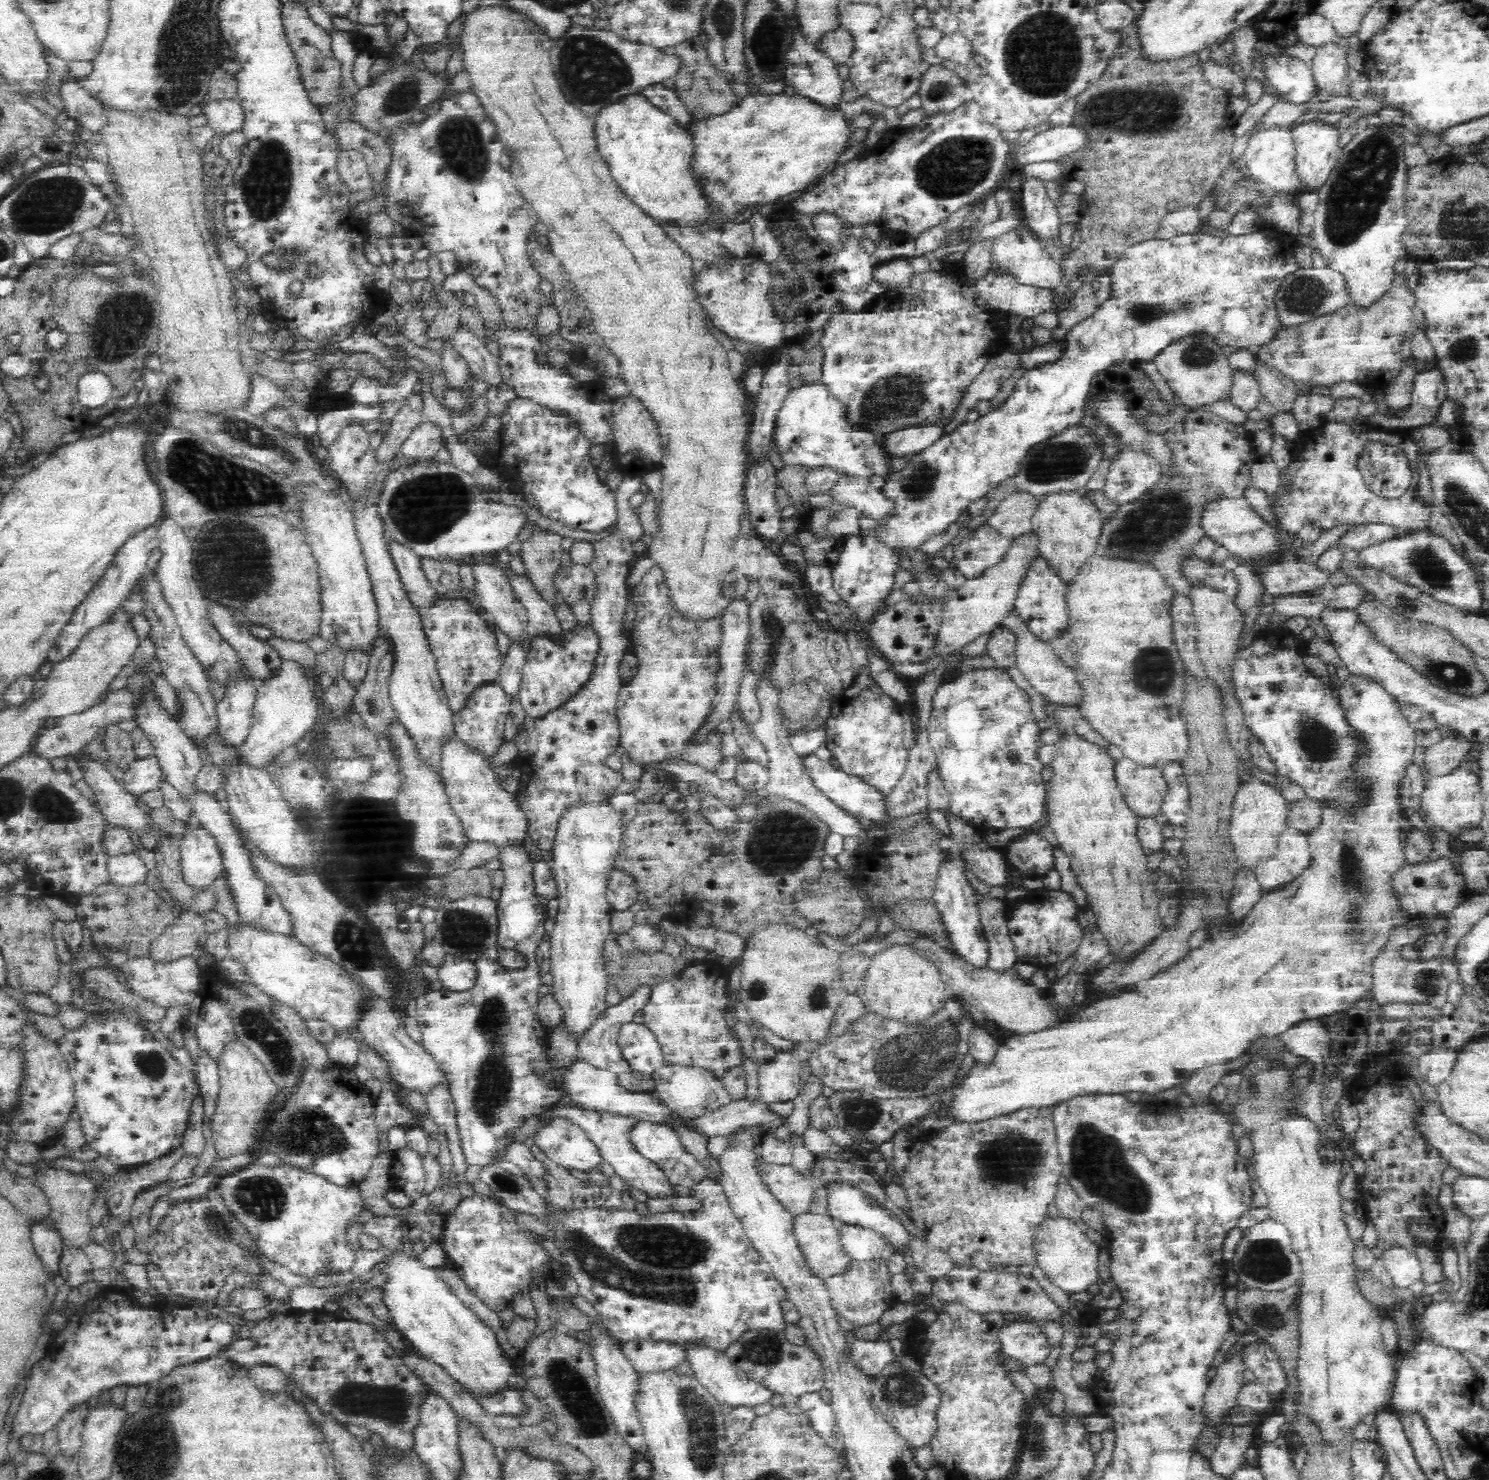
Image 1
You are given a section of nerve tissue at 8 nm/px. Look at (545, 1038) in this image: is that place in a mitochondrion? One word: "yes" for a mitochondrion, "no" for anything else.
no

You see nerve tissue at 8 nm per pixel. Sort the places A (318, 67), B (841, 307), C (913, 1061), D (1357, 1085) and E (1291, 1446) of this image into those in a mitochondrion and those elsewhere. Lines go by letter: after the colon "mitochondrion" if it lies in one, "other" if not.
A: mitochondrion
B: other
C: mitochondrion
D: other
E: other

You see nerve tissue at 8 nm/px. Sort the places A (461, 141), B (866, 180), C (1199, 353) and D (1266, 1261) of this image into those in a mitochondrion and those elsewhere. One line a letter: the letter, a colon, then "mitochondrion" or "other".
A: mitochondrion
B: other
C: mitochondrion
D: mitochondrion

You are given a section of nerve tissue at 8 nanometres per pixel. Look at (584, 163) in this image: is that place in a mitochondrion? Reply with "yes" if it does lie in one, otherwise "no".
no

